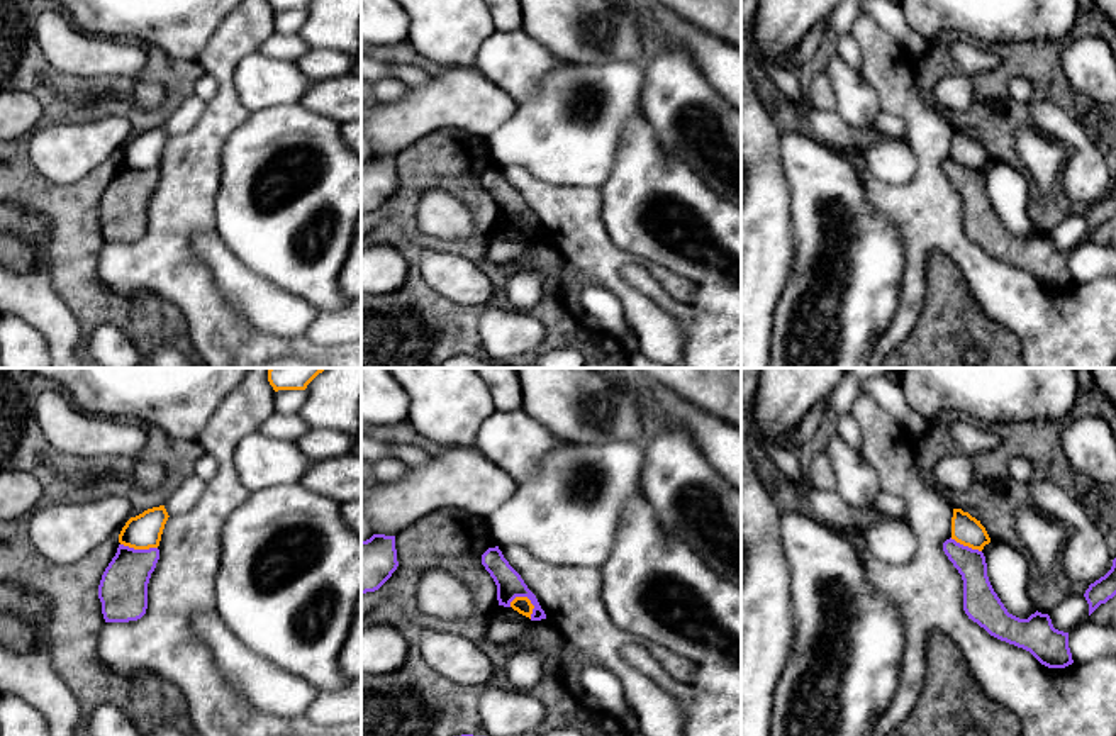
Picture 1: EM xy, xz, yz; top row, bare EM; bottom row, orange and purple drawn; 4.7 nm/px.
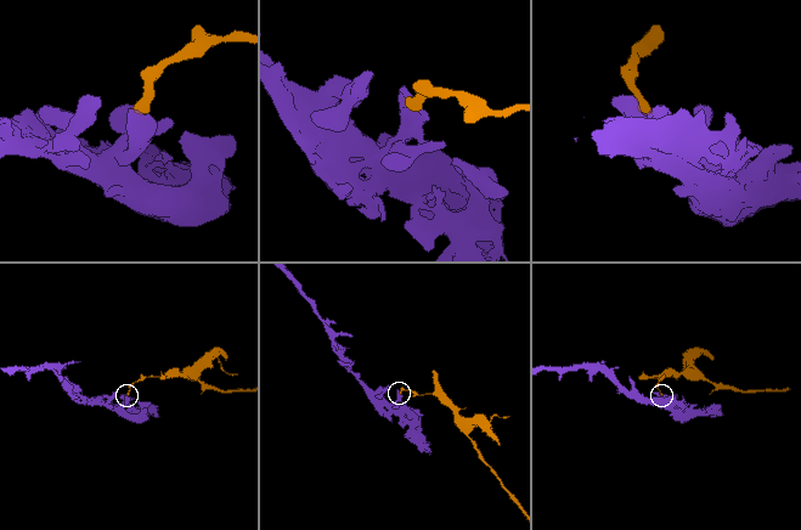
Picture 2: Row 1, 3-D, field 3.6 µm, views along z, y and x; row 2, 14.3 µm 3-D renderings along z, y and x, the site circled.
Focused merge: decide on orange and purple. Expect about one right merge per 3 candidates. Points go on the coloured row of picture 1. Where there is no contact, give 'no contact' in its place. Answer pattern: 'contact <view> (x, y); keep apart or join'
contact xz (530, 602); keep apart

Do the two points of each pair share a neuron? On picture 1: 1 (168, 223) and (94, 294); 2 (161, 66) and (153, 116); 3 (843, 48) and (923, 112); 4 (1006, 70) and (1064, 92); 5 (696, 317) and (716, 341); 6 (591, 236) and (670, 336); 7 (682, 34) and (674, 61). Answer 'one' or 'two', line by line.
1: two
2: one
3: two
4: one
5: one
6: one
7: two

